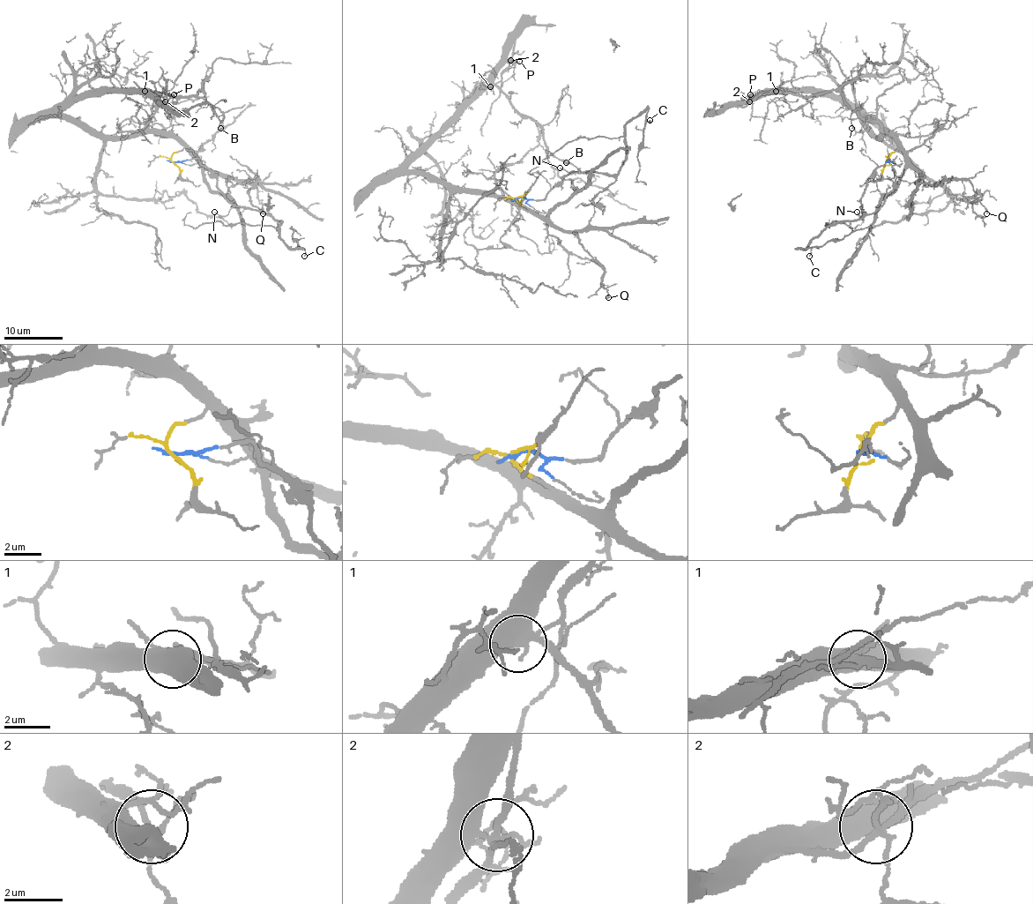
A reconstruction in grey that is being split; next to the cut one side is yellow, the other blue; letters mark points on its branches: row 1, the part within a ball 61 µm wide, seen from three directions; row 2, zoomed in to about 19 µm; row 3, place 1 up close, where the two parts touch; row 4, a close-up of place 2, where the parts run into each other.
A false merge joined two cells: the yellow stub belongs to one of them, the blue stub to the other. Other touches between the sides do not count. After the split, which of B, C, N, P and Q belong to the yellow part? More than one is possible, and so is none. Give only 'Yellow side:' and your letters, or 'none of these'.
Yellow side: B, P, Q

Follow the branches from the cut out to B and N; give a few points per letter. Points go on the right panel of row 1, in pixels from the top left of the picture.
B: (887, 161), (895, 139), (877, 137), (855, 111), (830, 97), (775, 91), (837, 91), (851, 128)
N: (887, 161), (888, 158), (868, 177), (868, 186), (860, 199), (862, 215), (856, 212)

